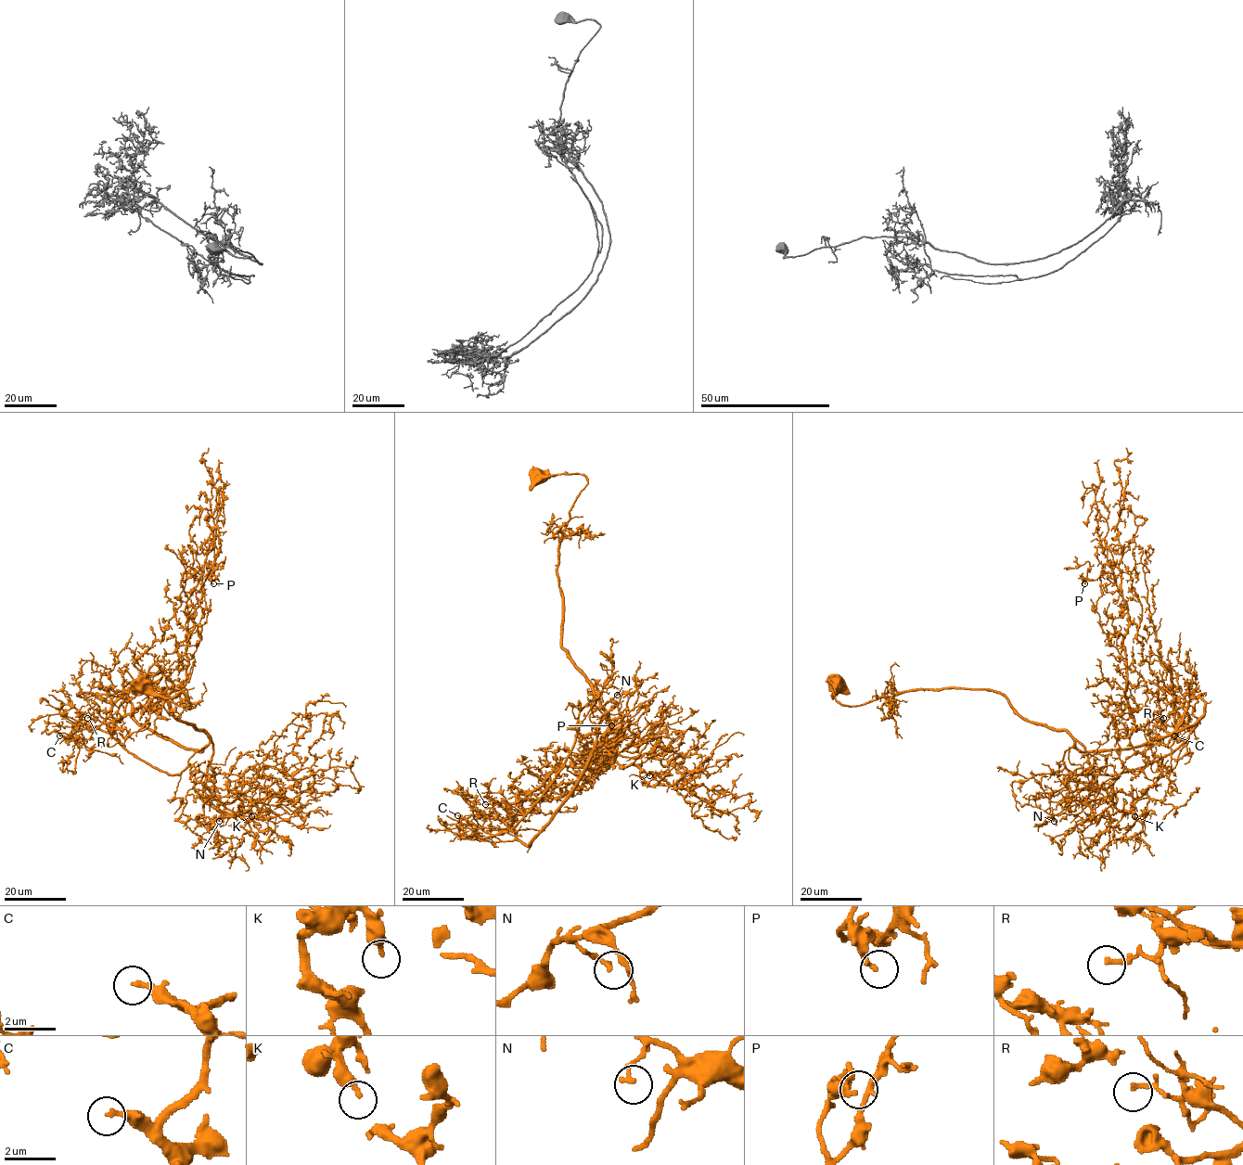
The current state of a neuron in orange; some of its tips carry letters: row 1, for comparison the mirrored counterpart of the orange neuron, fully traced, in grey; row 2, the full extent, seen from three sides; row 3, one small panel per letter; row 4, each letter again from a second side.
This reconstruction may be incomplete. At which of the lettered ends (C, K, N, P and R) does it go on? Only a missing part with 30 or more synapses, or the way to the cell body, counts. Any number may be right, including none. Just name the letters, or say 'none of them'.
C

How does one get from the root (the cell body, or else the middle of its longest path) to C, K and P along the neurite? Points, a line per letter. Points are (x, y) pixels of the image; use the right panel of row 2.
C: (833, 683), (848, 705), (994, 690), (1072, 738), (1063, 762), (1078, 774), (1144, 767), (1197, 725), (1174, 736)
K: (833, 683), (833, 697), (848, 705), (917, 690), (998, 691), (1024, 718), (1076, 739), (1093, 779), (1134, 816)
P: (833, 683), (993, 689), (1082, 751), (1190, 727), (1198, 697), (1172, 733), (1130, 707), (1121, 590), (1084, 583)

